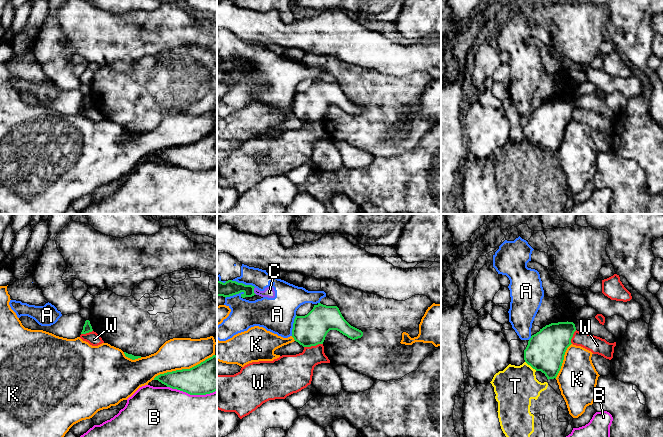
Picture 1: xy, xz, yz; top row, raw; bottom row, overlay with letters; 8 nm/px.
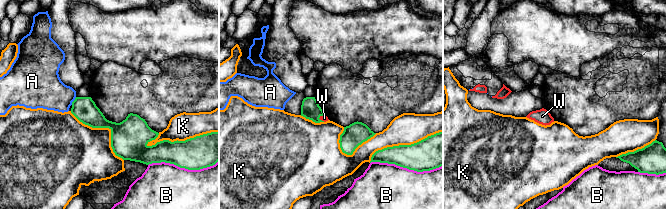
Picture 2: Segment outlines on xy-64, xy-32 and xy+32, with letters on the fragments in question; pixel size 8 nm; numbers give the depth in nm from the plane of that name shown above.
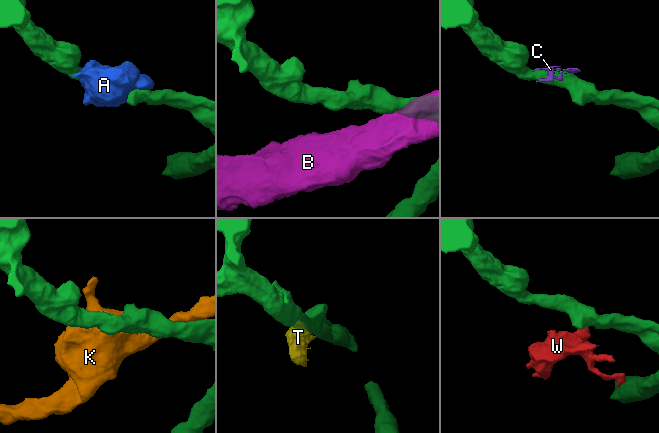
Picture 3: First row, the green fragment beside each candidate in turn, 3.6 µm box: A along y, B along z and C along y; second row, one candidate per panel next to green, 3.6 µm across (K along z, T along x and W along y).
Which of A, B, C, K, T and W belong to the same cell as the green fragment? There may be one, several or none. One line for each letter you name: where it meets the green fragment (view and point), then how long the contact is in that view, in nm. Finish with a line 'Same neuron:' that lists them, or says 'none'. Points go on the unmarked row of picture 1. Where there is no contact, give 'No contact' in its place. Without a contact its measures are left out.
Same neuron: none

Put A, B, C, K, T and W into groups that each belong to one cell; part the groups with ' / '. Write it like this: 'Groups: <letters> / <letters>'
Groups: A C / B / K / T / W

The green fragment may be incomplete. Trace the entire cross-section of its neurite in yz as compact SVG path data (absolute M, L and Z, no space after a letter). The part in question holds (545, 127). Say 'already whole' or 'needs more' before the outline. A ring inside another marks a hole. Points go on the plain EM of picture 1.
already whole; M558 98L546 101L539 108L532 111L528 117L528 121L524 126L524 136L536 147L541 147L547 155L556 155L567 124L572 120L571 115L576 107L573 98Z

